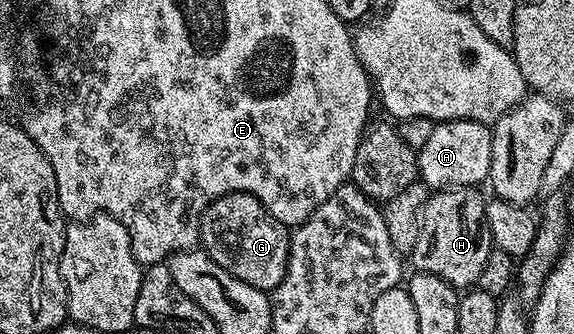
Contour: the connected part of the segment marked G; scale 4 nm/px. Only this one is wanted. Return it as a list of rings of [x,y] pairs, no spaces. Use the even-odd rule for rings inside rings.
[[[228,193],[212,201],[201,216],[200,248],[219,267],[231,275],[251,283],[251,287],[272,291],[283,283],[289,263],[290,230],[265,213],[263,203],[250,193]],[[258,213],[261,217],[256,217]]]

